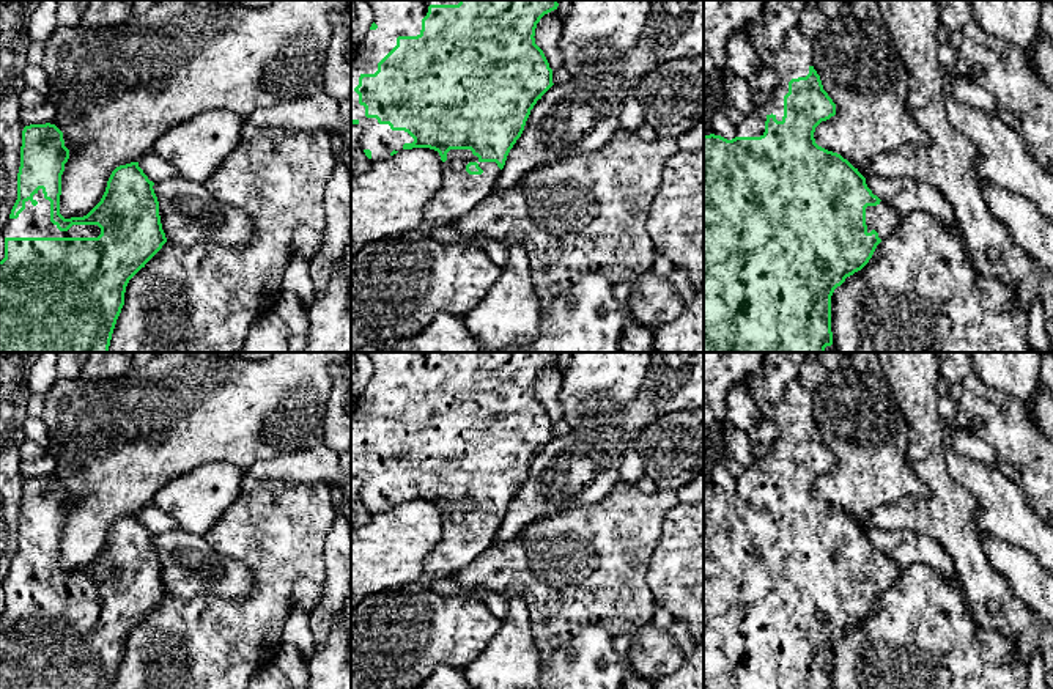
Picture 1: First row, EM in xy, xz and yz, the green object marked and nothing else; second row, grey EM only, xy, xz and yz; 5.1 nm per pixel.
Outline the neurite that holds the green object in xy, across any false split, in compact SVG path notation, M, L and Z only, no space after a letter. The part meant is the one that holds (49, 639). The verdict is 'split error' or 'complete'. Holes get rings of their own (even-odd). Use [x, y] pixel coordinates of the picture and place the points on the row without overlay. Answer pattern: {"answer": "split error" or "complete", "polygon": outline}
{"answer": "split error", "polygon": "M55 477L24 480L17 552L0 613L0 689L112 689L129 632L167 595L154 535L139 514L112 524L101 554L87 568L65 571L60 547L68 511Z"}

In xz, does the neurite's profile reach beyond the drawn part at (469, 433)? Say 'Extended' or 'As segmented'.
Extended

